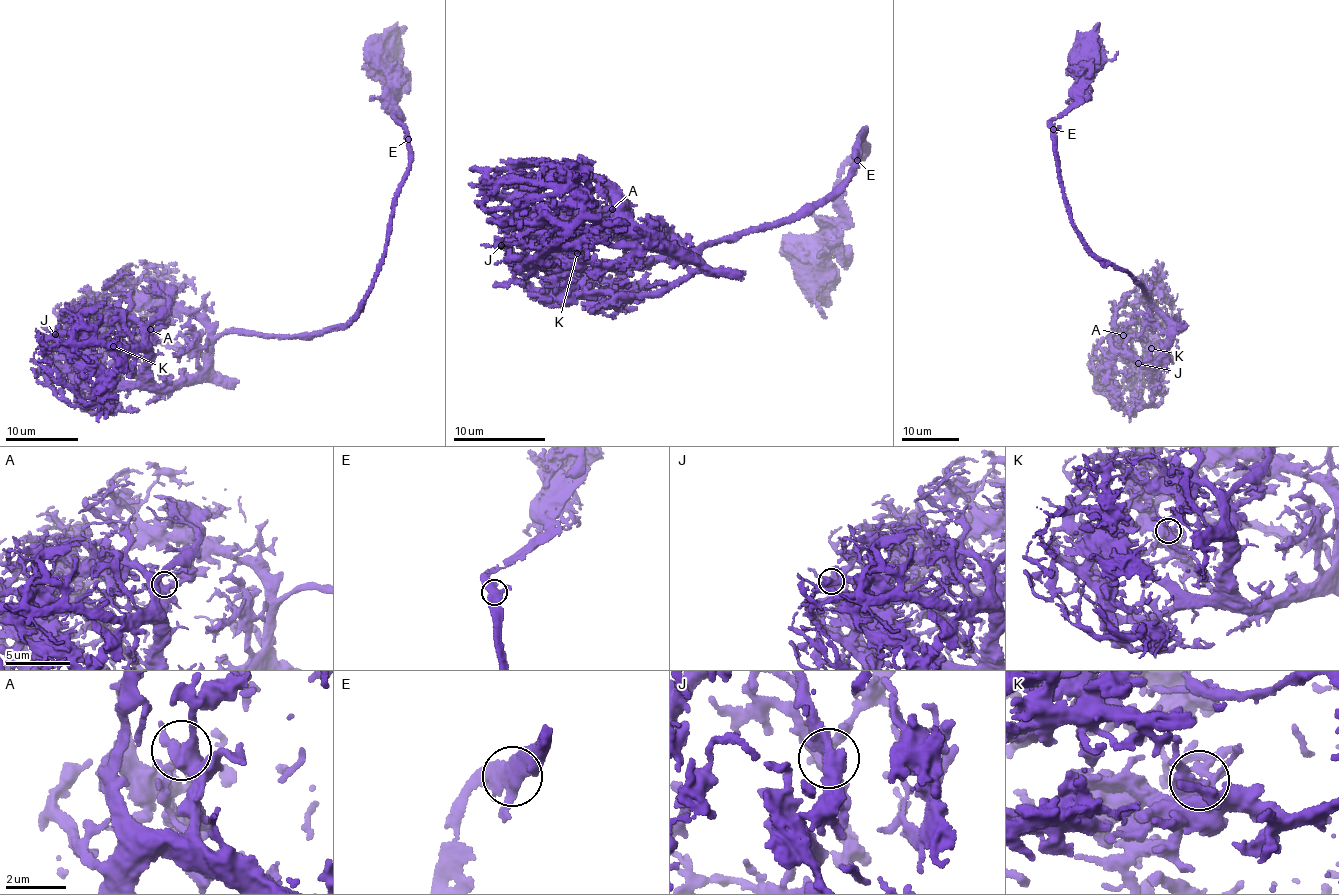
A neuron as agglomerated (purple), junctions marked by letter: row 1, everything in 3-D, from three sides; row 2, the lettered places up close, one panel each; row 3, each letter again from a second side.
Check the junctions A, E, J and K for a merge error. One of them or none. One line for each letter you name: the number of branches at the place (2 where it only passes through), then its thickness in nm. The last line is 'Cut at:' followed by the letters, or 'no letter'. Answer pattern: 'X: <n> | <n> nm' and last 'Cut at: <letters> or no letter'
Cut at: no letter

